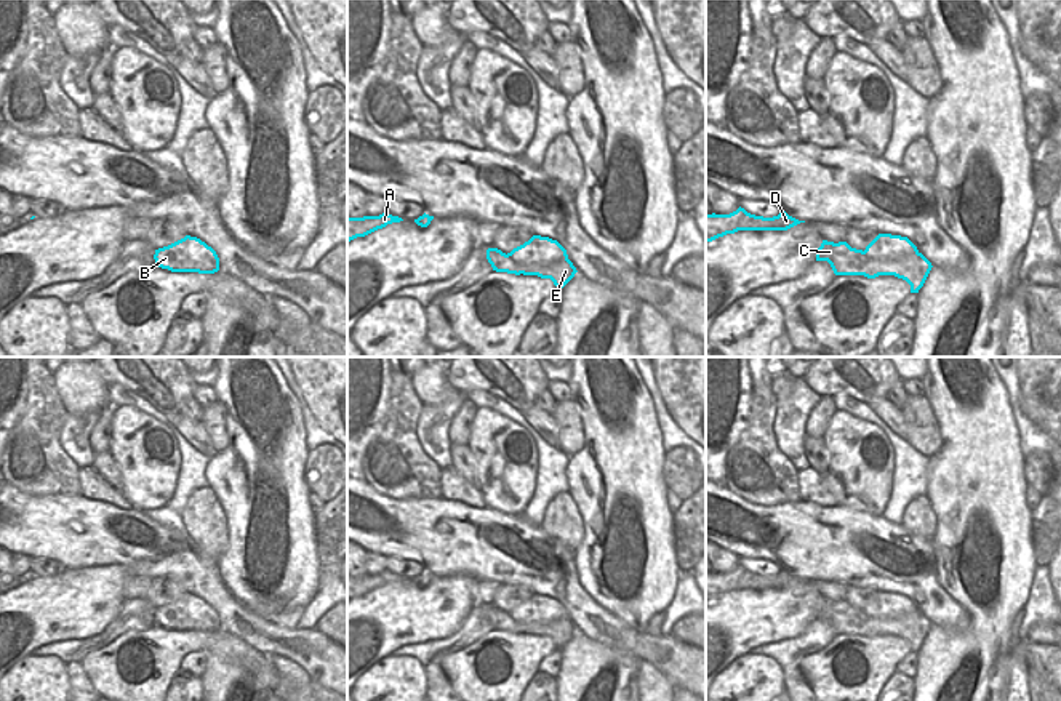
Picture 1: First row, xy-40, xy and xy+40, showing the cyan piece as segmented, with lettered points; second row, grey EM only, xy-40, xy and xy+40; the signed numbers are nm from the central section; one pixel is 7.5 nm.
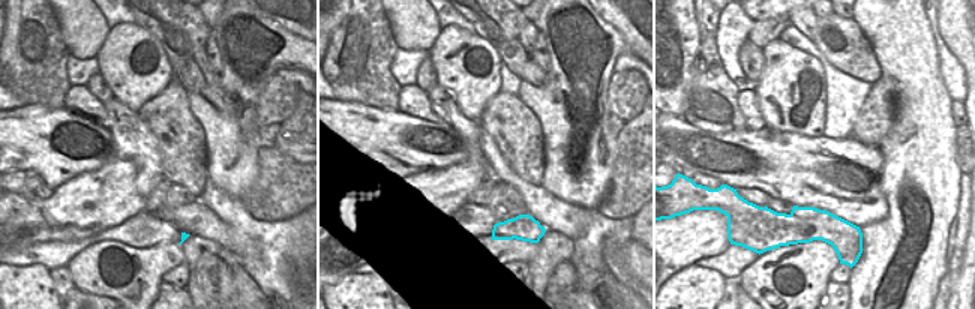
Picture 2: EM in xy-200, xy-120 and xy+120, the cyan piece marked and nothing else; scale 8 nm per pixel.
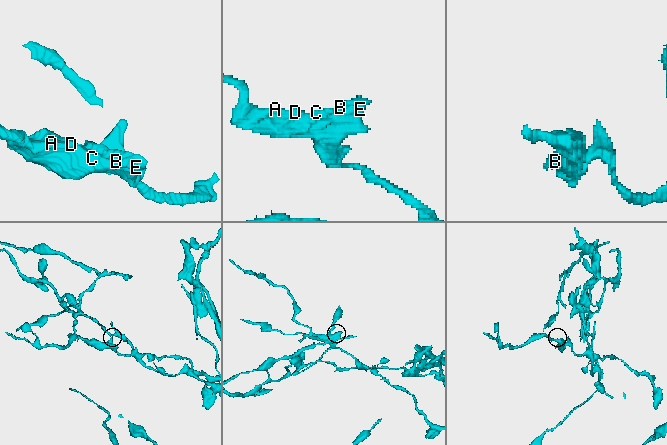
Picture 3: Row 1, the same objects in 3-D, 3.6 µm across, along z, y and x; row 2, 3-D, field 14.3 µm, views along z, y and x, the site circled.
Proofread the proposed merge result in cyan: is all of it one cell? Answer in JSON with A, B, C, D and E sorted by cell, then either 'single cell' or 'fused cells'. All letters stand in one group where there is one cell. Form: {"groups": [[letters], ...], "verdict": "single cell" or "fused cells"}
{"groups": [["A", "C", "D", "E"], ["B"]], "verdict": "fused cells"}

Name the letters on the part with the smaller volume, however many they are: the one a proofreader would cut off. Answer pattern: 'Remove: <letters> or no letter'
Remove: B

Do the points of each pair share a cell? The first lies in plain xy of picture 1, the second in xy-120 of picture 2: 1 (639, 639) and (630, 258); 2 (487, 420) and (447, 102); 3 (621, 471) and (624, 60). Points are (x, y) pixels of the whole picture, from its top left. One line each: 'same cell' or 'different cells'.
1: same cell
2: different cells
3: different cells

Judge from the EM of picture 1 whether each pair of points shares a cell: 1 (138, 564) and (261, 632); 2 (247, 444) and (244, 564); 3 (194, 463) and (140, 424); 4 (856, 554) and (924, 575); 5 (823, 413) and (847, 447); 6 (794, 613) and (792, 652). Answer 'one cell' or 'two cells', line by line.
1: one cell
2: one cell
3: two cells
4: one cell
5: two cells
6: two cells

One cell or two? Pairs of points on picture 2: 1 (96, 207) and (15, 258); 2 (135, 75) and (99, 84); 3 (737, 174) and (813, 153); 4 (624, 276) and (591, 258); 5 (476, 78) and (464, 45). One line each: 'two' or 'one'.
1: two
2: two
3: one
4: two
5: one

